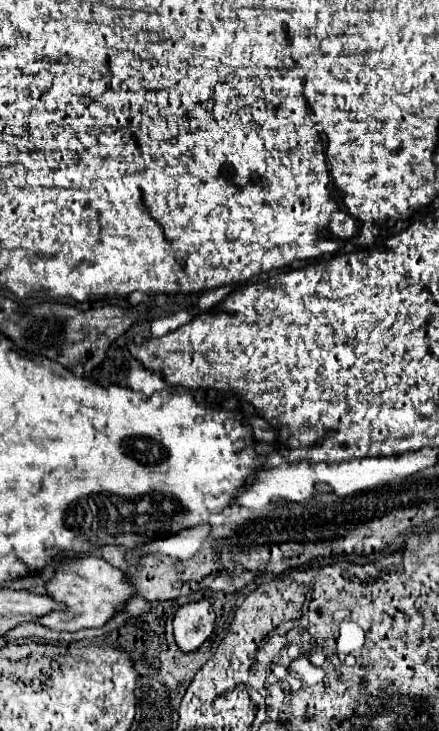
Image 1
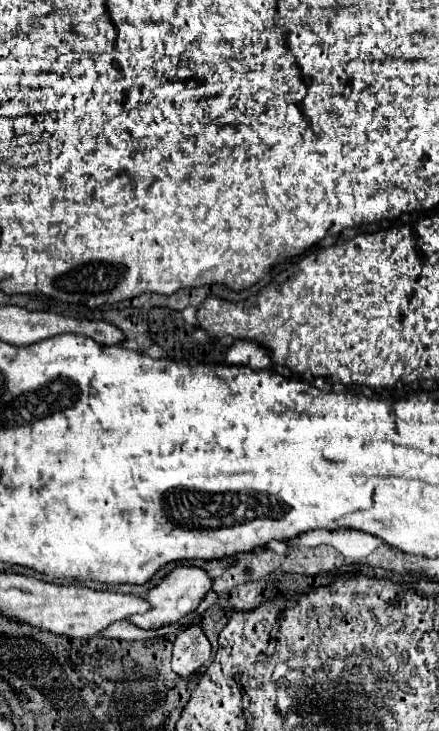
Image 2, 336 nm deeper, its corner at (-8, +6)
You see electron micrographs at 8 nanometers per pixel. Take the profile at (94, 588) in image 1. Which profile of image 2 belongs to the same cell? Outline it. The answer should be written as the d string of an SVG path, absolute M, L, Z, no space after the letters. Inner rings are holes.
M179 565L175 567L173 571L169 571L159 585L155 585L153 589L149 589L143 599L149 603L149 611L143 613L143 615L131 615L127 617L127 621L135 627L141 627L141 629L159 629L163 625L169 625L169 623L175 623L177 619L185 617L187 613L195 611L201 597L211 589L211 579L209 575L199 569L199 567L191 567L191 565Z

